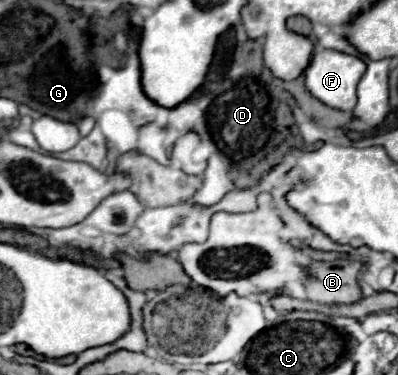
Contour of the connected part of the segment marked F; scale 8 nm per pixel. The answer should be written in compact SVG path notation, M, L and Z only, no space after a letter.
M320 50L312 56L308 68L304 70L306 88L310 90L310 94L314 98L324 102L326 106L350 112L356 106L356 84L362 78L364 70L366 70L366 64L356 56L340 54L340 52L334 52L334 50Z

